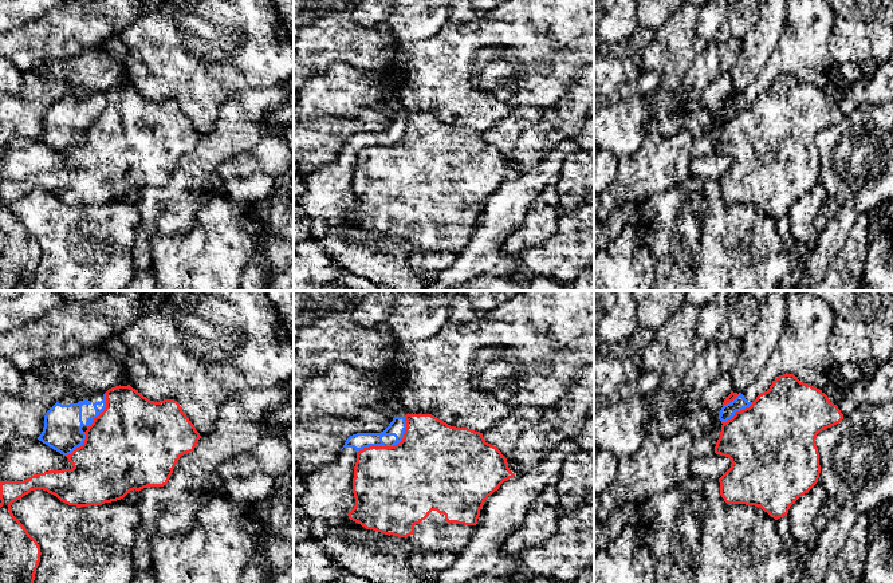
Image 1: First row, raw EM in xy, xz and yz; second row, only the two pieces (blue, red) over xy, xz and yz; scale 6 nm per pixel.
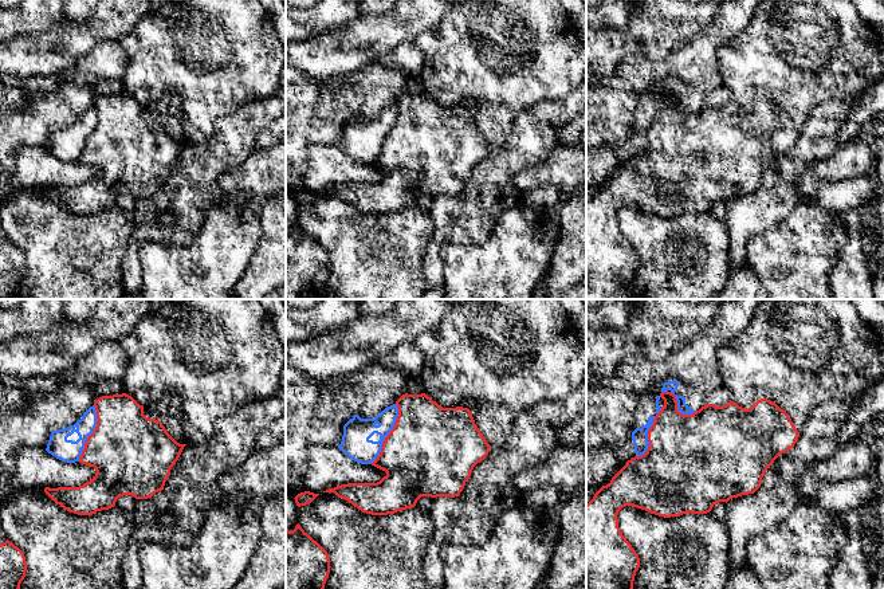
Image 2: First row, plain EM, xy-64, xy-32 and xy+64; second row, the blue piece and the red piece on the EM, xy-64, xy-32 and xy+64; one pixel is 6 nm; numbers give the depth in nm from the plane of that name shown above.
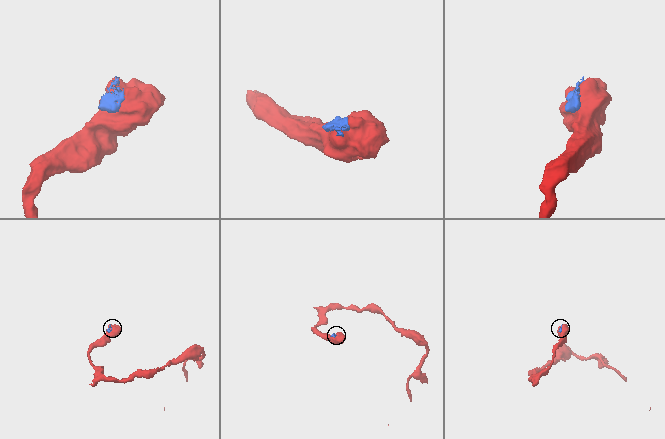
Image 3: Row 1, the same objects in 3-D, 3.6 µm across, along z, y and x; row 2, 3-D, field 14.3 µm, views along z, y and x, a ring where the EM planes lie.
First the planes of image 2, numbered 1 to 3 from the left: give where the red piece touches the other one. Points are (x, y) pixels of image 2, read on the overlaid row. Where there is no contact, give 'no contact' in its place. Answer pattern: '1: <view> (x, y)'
1: xy-64 (91, 432)
2: xy-32 (388, 434)
3: xy+64 (647, 439)

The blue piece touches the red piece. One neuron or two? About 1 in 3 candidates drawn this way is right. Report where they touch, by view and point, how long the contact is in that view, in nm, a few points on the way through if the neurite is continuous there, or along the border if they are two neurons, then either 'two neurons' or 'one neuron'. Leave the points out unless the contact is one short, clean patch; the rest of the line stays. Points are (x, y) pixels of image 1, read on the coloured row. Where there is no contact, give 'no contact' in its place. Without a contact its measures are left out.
meets blue in xz at (390, 445); contact 360 nm long; two neurons

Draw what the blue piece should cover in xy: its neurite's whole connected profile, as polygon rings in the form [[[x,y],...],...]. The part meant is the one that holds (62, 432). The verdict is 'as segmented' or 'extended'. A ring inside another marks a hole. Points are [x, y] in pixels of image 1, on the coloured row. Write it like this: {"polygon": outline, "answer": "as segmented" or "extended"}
{"polygon": [[[103,391],[83,401],[78,401],[72,394],[66,395],[46,413],[44,428],[38,440],[63,456],[71,454],[83,445],[84,432],[105,410],[106,402]]], "answer": "extended"}

